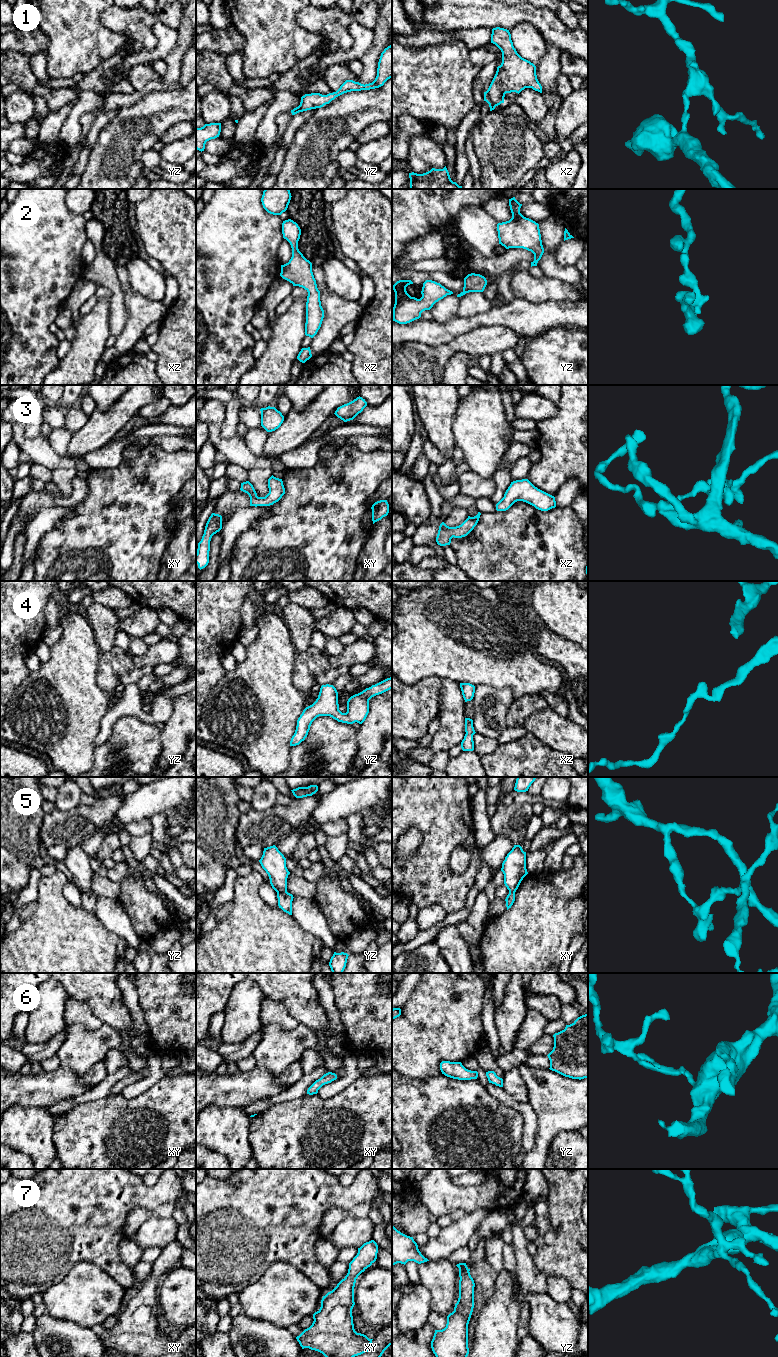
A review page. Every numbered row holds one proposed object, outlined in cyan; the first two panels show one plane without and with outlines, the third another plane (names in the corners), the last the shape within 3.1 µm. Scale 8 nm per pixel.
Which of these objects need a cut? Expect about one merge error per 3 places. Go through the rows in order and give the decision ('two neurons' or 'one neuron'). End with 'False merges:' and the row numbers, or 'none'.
1: two neurons
2: one neuron
3: one neuron
4: one neuron
5: two neurons
6: one neuron
7: one neuron
False merges: 1, 5

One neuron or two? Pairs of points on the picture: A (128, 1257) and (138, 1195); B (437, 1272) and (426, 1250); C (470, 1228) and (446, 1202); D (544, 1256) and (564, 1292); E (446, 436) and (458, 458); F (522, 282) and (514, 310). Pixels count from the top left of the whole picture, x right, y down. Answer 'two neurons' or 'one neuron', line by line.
A: two neurons
B: two neurons
C: two neurons
D: two neurons
E: two neurons
F: two neurons

